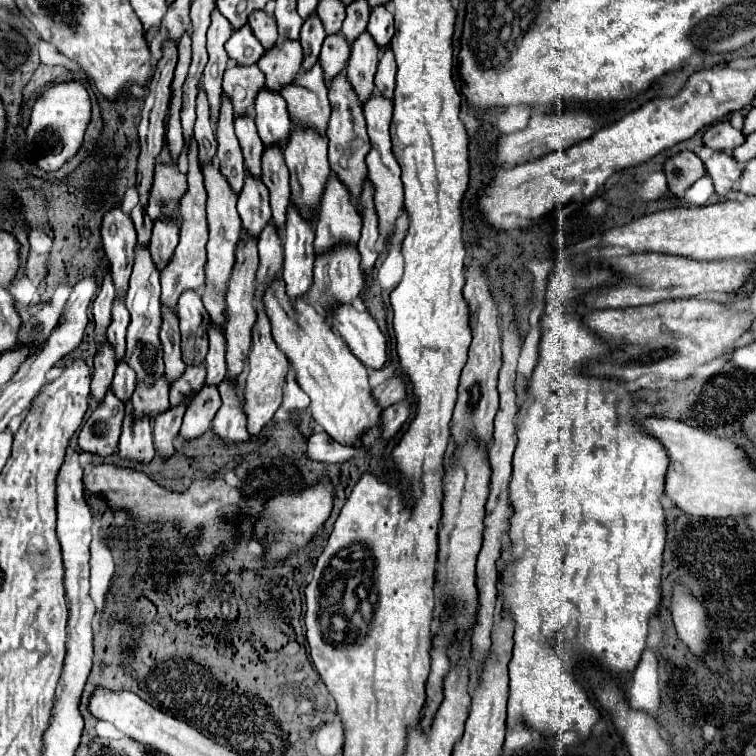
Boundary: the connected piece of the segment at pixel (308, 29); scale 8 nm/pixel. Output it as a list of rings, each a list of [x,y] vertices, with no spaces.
[[[318,16],[308,18],[308,22],[304,22],[302,30],[300,30],[300,44],[302,44],[302,50],[304,50],[302,70],[304,68],[308,70],[318,62],[322,42],[324,42],[324,34],[322,34],[322,24],[318,22]]]

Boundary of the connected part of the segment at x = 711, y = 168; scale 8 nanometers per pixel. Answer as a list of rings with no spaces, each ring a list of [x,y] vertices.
[[[714,152],[706,162],[706,172],[714,182],[714,190],[718,196],[726,196],[740,180],[742,166],[734,162],[732,154],[726,152]]]

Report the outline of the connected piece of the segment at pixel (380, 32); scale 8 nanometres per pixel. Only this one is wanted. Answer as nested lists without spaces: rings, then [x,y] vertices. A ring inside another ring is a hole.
[[[382,8],[382,10],[372,10],[370,12],[370,22],[368,22],[368,34],[374,38],[374,42],[378,44],[380,50],[386,50],[386,46],[390,46],[392,34],[394,34],[394,22],[392,22],[392,14]]]

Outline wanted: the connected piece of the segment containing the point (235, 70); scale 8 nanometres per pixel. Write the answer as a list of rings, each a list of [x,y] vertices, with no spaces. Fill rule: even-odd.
[[[230,62],[224,74],[224,92],[234,106],[234,118],[248,114],[248,108],[254,106],[258,92],[264,88],[262,70],[258,66],[234,66]]]

